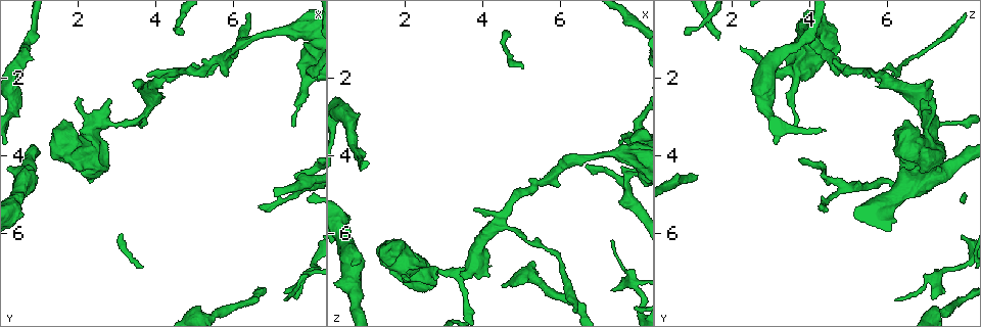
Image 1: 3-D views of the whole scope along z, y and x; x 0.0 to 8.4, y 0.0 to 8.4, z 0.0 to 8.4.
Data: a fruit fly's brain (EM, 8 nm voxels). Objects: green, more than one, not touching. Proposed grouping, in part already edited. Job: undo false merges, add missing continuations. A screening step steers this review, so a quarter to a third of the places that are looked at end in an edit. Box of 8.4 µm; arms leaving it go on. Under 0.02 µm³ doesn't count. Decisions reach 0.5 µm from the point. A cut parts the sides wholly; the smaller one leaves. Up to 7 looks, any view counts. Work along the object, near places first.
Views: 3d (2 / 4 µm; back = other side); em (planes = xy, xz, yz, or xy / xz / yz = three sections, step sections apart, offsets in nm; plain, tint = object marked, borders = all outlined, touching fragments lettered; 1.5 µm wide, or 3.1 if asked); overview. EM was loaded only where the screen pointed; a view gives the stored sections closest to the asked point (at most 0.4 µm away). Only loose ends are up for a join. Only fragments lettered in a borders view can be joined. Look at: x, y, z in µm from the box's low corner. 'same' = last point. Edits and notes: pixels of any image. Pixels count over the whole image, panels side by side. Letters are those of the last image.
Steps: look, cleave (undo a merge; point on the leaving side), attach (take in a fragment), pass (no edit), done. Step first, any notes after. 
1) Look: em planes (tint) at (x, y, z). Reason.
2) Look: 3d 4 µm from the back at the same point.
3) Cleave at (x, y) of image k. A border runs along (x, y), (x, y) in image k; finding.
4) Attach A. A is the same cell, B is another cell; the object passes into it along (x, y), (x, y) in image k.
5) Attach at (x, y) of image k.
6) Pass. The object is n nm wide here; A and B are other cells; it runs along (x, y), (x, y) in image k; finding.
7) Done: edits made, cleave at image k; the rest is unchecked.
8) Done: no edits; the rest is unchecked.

Look: em xy step 8 (borders) at (6.65, 5.35, 4.35). Thin end.

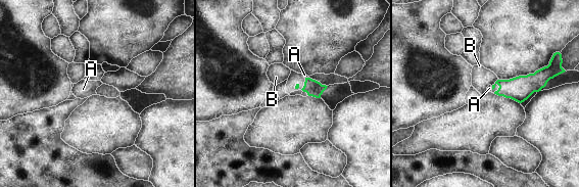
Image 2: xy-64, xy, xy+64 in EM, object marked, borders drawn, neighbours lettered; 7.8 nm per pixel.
Look: em planes (borders) at the same point. Another direction.

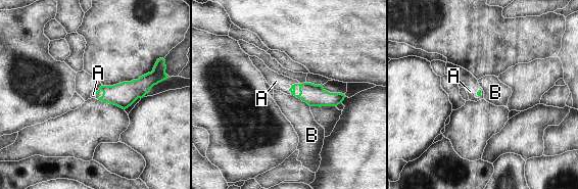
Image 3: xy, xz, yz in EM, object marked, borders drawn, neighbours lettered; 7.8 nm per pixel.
Attach A. A is the same cell, B is another cell; the object passes into it along (315, 95), (295, 84), (276, 81) in image 3; the neuron continues.

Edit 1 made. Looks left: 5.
Look: em xz step 4 (tint) at (2.80, 2.55, 7.20).

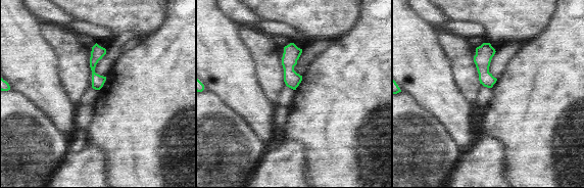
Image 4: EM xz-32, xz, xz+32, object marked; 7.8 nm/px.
Look: em planes (borders) at the same point. Cut it another way.

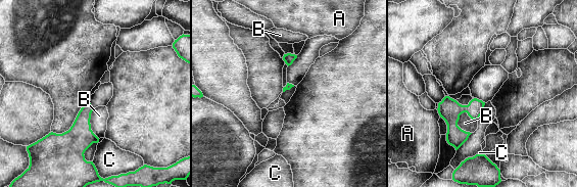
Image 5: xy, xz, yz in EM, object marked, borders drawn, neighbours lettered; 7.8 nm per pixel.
Pass. A, B and C are other cells; a border runs along (464, 111), (458, 125), (471, 133) in image 5; no lettered fragment goes on from it.

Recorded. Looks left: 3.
Look: 3d 4 µm at (4.50, 1.90, 5.70). Branch point.

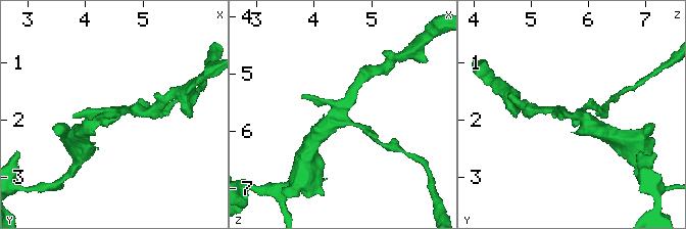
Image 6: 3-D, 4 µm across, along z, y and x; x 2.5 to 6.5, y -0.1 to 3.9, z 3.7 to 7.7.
Look: em xy step 8 (borders) at (4.50, 1.85, 5.60).

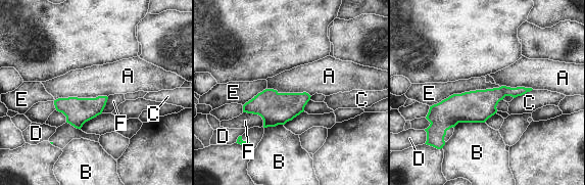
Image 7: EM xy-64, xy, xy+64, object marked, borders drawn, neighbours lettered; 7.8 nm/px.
Pass. The object is 120 nm wide here; A, B, C, D, E and F are other cells; a border runs along (107, 96), (58, 97), (55, 100) in image 7; all the same neuron.

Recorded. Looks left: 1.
Done: edits made, attach at image 3; the rest is unchecked.

